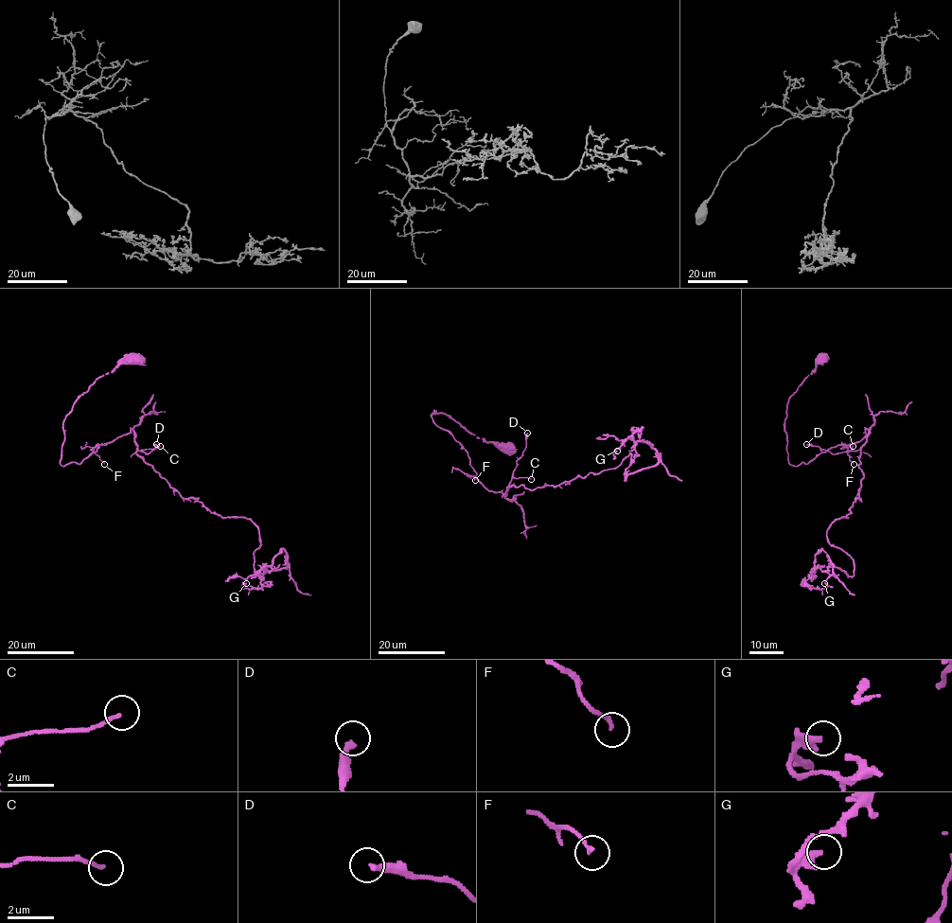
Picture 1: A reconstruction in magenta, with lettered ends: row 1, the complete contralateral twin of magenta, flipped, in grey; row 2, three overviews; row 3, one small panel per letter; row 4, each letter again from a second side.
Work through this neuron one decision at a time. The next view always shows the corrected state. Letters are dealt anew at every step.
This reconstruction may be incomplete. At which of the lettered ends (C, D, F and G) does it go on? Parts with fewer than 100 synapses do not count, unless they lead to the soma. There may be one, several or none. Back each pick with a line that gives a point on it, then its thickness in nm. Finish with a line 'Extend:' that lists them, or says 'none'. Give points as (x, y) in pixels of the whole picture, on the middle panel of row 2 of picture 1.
Extend: none

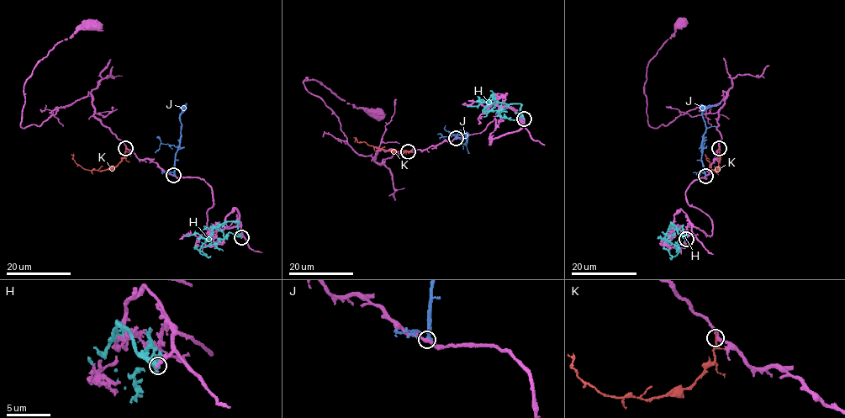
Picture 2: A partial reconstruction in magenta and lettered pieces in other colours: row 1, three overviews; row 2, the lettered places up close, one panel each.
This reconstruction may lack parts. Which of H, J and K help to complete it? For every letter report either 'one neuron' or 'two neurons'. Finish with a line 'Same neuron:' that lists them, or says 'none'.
H: two neurons
J: two neurons
K: two neurons
Same neuron: none

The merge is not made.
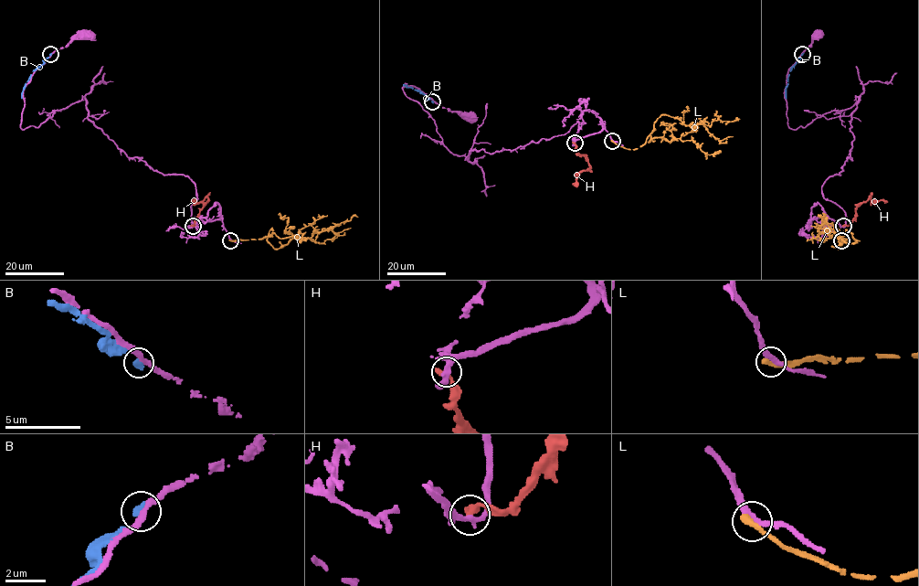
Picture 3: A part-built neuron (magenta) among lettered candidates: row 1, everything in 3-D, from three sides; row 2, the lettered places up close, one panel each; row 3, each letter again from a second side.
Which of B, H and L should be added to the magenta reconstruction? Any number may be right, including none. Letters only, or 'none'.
none

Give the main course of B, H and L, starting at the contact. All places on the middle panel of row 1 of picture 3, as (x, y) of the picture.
B: (432, 101), (421, 91), (404, 85)
H: (575, 143), (576, 151), (587, 161), (589, 167), (580, 172), (572, 185)
L: (612, 141), (627, 149), (637, 149), (661, 115), (677, 117), (692, 128), (710, 125), (713, 121), (740, 119)

